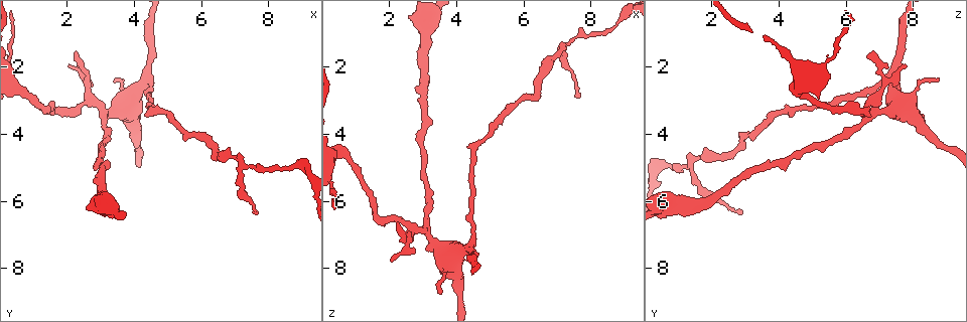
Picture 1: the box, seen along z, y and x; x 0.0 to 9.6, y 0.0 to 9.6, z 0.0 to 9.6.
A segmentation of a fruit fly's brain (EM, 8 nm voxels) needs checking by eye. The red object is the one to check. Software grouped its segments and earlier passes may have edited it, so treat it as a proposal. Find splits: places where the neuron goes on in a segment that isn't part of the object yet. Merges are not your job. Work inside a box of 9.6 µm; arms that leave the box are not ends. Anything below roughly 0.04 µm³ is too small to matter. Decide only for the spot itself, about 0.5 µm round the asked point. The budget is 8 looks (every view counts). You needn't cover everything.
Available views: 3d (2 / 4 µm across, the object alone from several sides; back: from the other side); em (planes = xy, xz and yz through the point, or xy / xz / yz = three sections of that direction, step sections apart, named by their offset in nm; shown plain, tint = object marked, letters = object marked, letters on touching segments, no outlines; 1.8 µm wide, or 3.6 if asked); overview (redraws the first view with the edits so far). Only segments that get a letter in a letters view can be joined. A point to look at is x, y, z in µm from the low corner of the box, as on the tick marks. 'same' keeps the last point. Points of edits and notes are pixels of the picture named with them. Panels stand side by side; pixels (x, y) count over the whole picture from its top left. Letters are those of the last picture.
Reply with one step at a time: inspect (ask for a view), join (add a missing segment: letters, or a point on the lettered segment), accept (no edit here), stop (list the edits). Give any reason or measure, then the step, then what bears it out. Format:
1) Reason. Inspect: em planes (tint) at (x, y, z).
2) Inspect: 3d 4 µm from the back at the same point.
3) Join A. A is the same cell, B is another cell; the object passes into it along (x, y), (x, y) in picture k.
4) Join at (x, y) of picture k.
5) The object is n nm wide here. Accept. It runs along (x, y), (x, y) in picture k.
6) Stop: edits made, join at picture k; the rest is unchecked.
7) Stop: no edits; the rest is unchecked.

Four or more arms meet. Inspect: 3d 2 µm at (3.00, 3.35, 6.90).

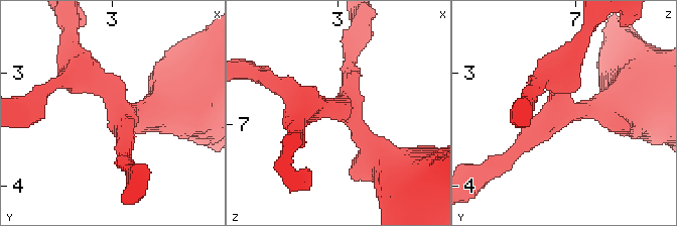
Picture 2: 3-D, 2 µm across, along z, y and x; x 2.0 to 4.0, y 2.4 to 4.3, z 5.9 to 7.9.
4 arms meet here; need the tissue. Inspect: em 3.6 µm planes (letters) at (3.06, 3.30, 6.90).

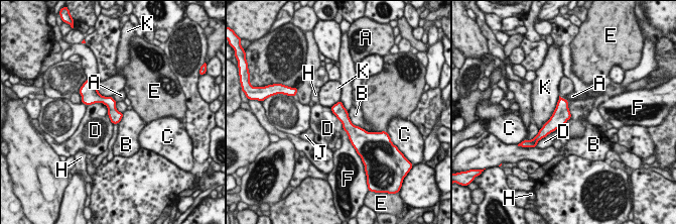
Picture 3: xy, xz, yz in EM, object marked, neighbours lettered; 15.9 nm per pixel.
The object is 200 nm wide here. Accept. A, B, C, D, E, F, H, J and K are other cells; it runs along (95, 91), (111, 106), (115, 121) in picture 3; none of them fits.

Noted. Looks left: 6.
Free end. Inspect: 3d 4 µm at (3.50, 2.45, 8.80).

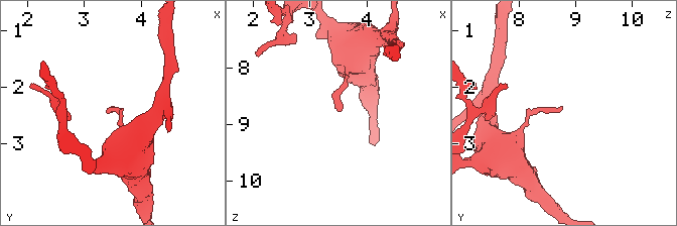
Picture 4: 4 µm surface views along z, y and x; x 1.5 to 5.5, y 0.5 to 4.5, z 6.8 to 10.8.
Now the EM. Inspect: em xz step 4 (tint) at (3.55, 2.40, 8.75).

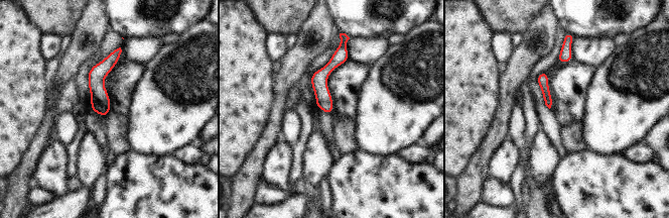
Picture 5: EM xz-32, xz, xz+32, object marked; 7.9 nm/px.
Inspect: em planes (letters) at the same point.

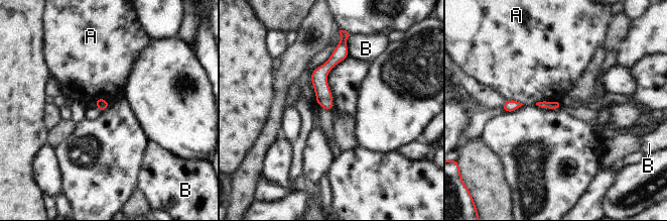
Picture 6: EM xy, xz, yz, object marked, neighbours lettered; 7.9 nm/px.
The longest contact is with A, 200 nm. Accept. A and B are other cells; it runs along (343, 48), (321, 72), (329, 108) in picture 6; none of them fits.

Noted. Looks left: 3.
Branch stops here. Inspect: 3d 2 µm at (2.20, 1.60, 6.65).

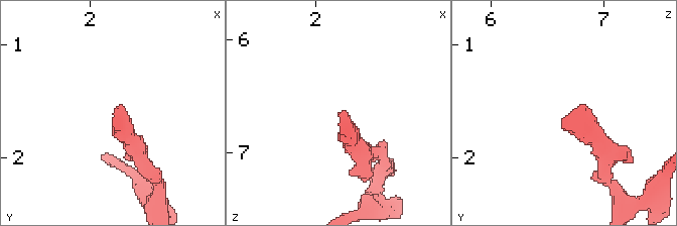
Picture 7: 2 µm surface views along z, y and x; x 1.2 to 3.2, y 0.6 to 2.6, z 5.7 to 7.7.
Inspect: em xy step 4 (letters) at (2.22, 1.64, 6.64).

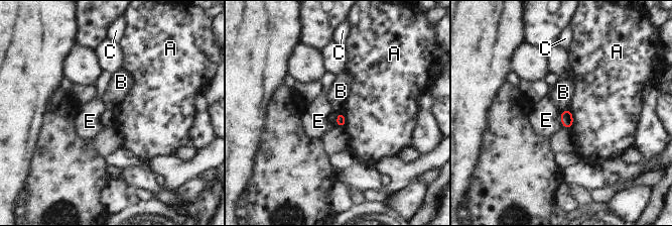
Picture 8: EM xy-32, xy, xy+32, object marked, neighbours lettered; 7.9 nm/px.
Another direction. Inspect: em planes (letters) at the same point.

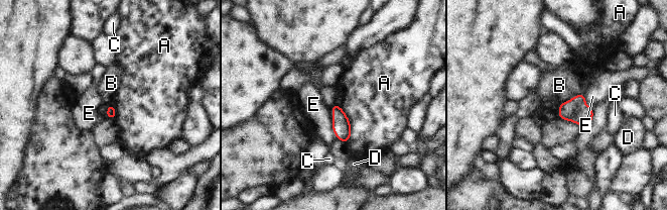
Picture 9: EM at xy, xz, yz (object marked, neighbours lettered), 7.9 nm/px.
Accept. A, B, C, D and E are other cells; a border runs along (584, 93), (578, 93), (559, 104) in picture 9; no lettered segment goes on from it.

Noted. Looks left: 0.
Stop: no edits; the rest is unchecked.

